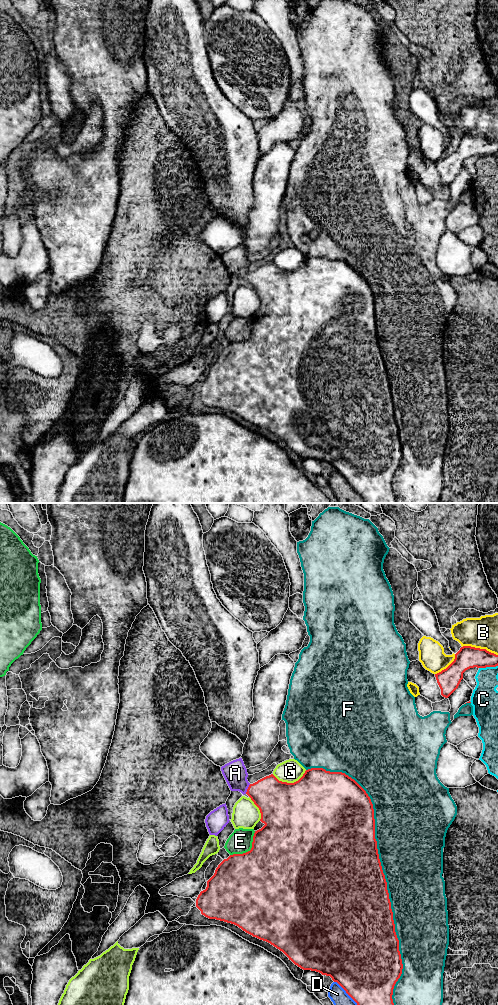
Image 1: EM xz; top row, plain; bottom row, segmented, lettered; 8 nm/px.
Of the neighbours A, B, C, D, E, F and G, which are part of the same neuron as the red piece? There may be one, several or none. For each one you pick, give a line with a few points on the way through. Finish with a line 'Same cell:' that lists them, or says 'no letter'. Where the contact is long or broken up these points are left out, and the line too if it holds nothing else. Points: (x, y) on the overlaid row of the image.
A: Path across: xz (276, 800), (267, 793), (247, 789), (236, 778), (235, 773)
Same cell: A

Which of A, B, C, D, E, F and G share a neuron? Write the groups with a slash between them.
A / B / C / D / E / F / G

